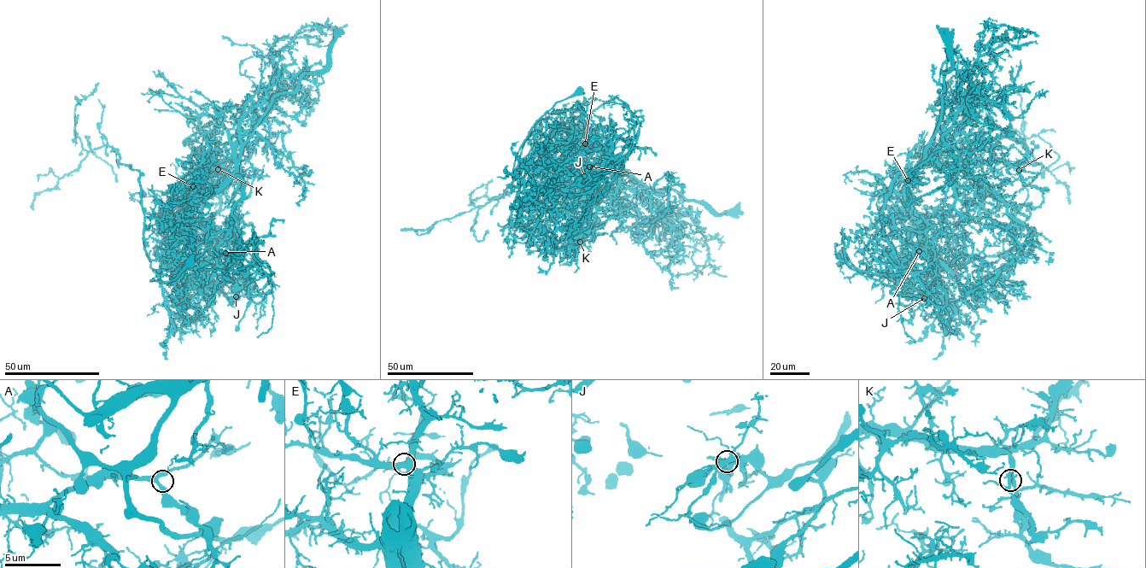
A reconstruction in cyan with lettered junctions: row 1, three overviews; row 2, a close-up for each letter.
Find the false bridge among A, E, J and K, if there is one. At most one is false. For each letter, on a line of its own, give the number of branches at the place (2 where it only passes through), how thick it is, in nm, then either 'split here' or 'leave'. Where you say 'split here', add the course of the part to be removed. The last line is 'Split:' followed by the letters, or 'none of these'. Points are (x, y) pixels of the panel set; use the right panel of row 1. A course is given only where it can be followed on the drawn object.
A: 3 branches meet; 340 nm thick; leave
E: 3 branches meet; 380 nm thick; leave
J: 3 branches meet; 320 nm thick; split here; foreign part runs (924, 298), (929, 278), (959, 266), (897, 213), (901, 189), (920, 161), (1018, 140), (1065, 183), (1069, 203)
K: 3 branches meet; 320 nm thick; leave
Split: J

